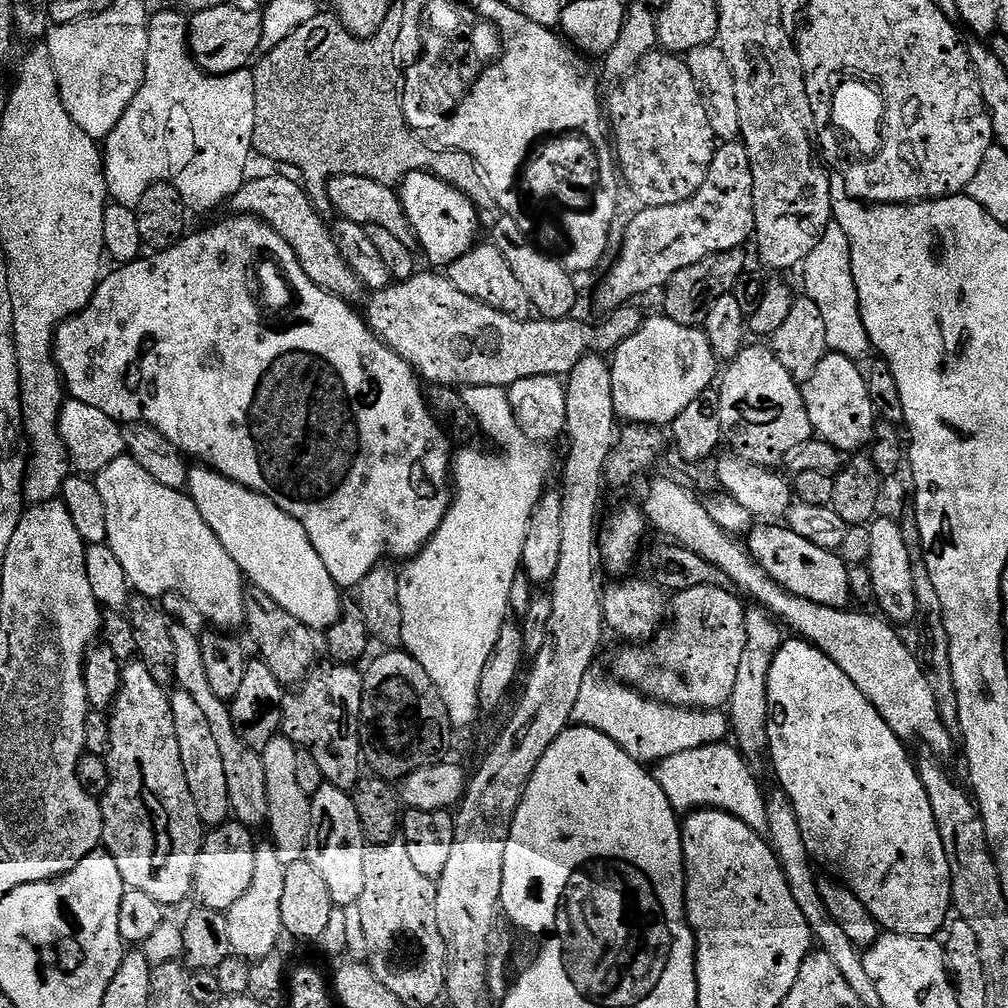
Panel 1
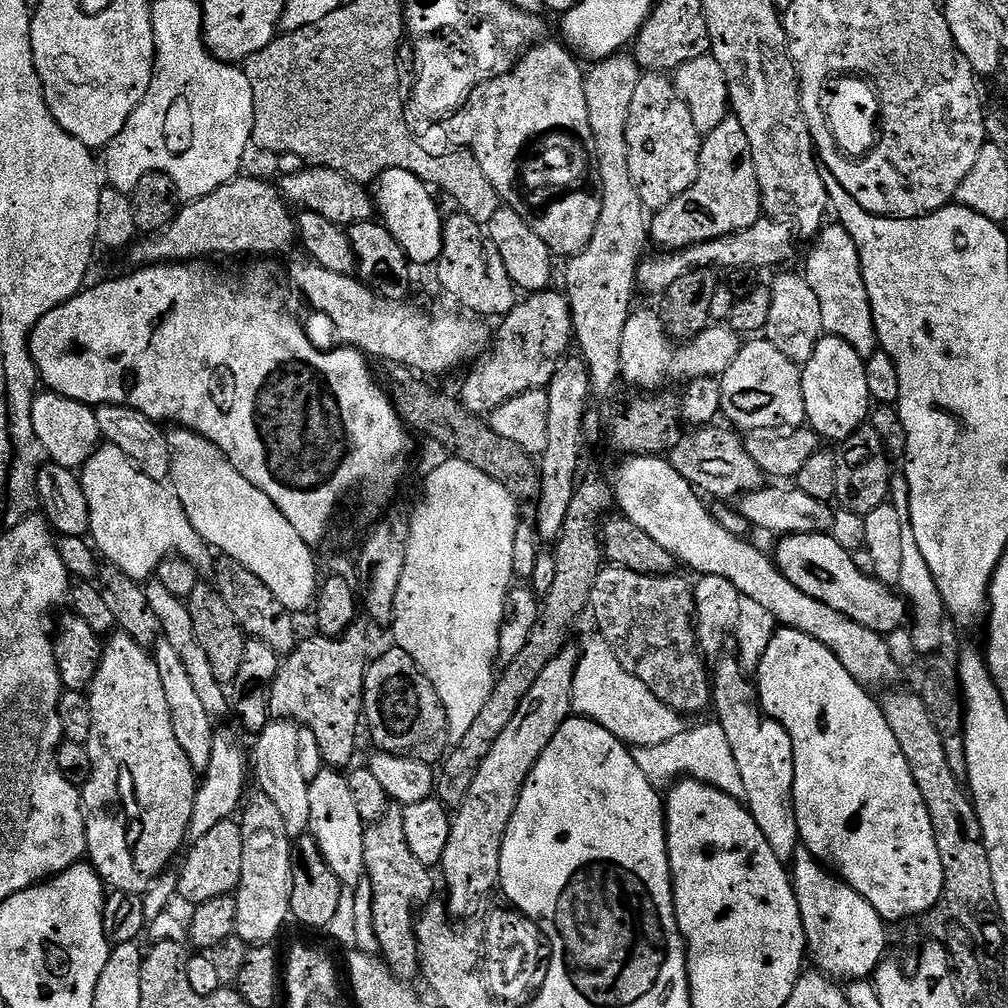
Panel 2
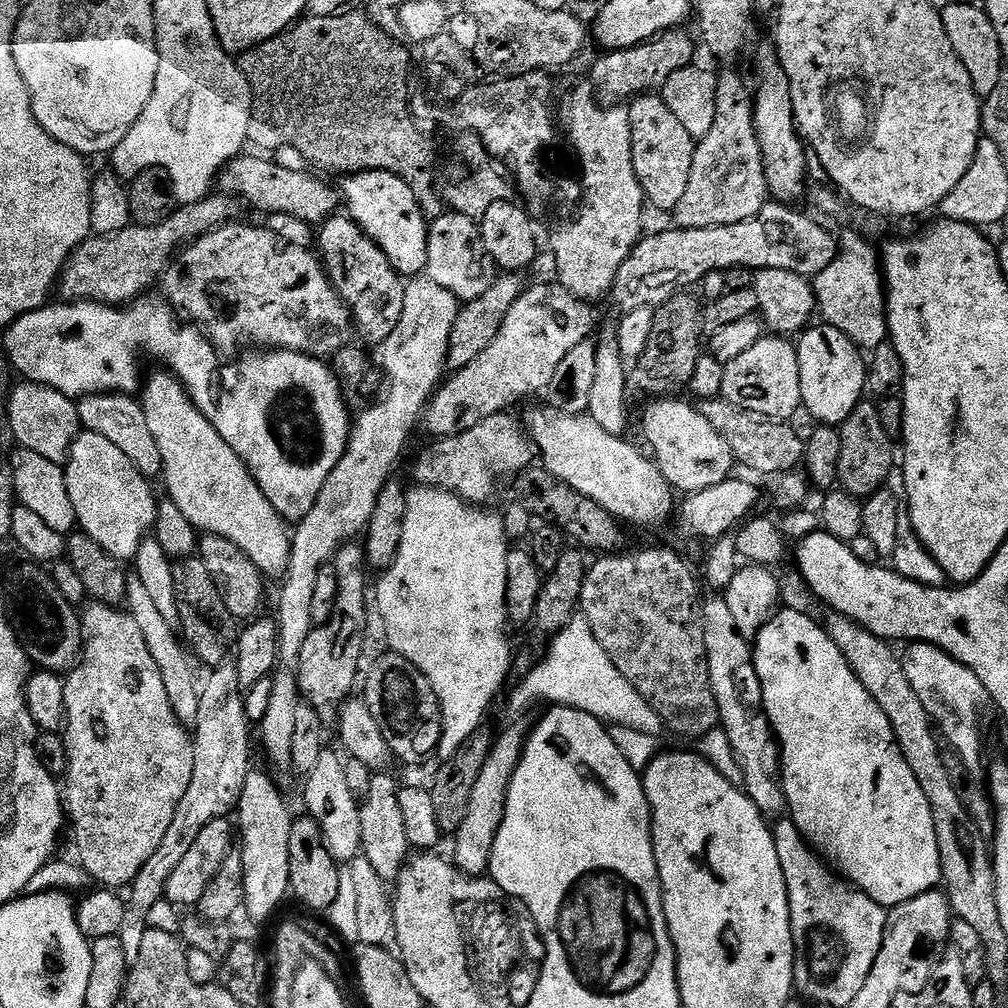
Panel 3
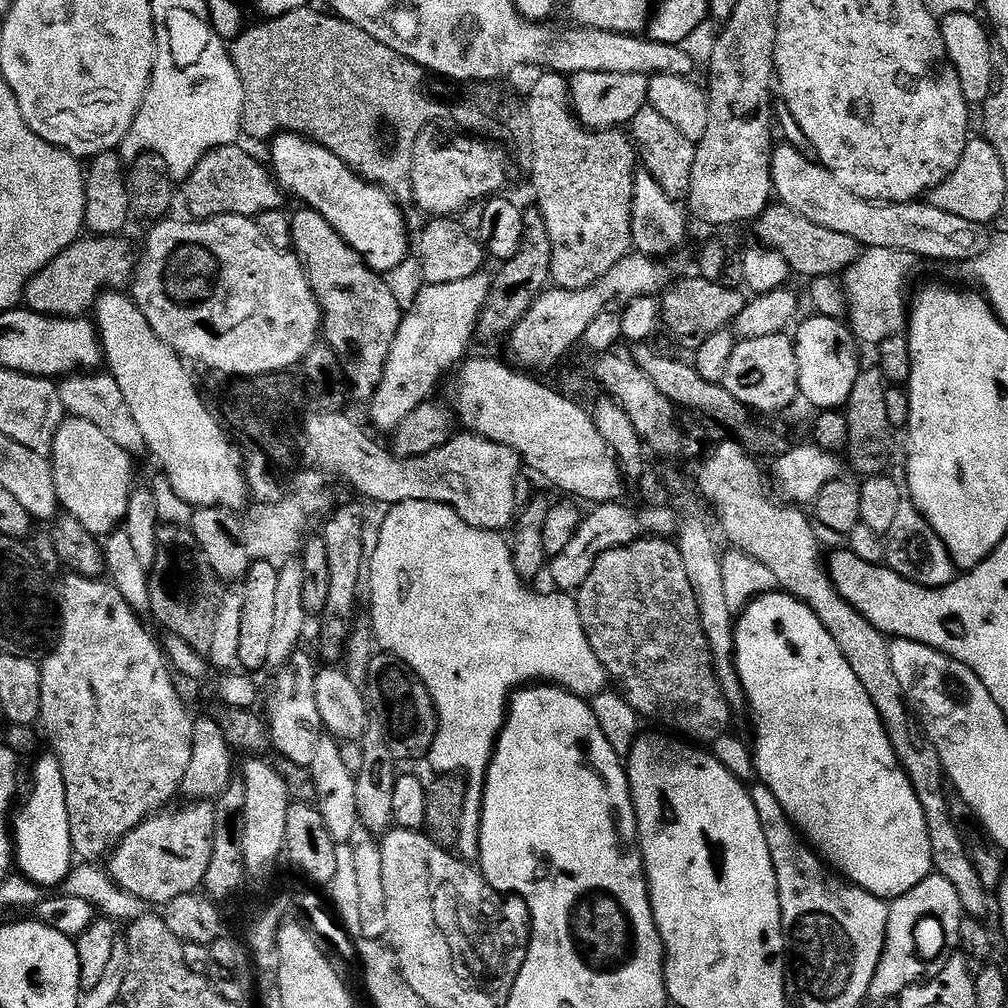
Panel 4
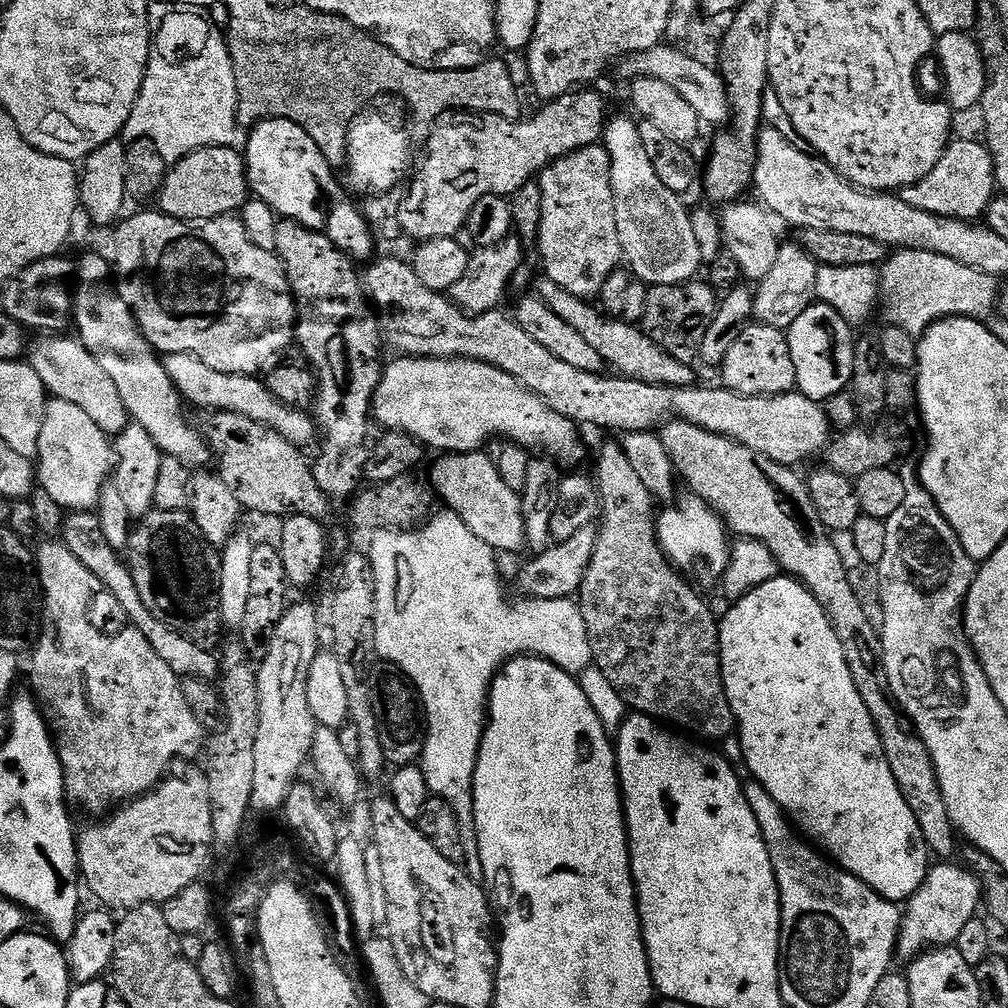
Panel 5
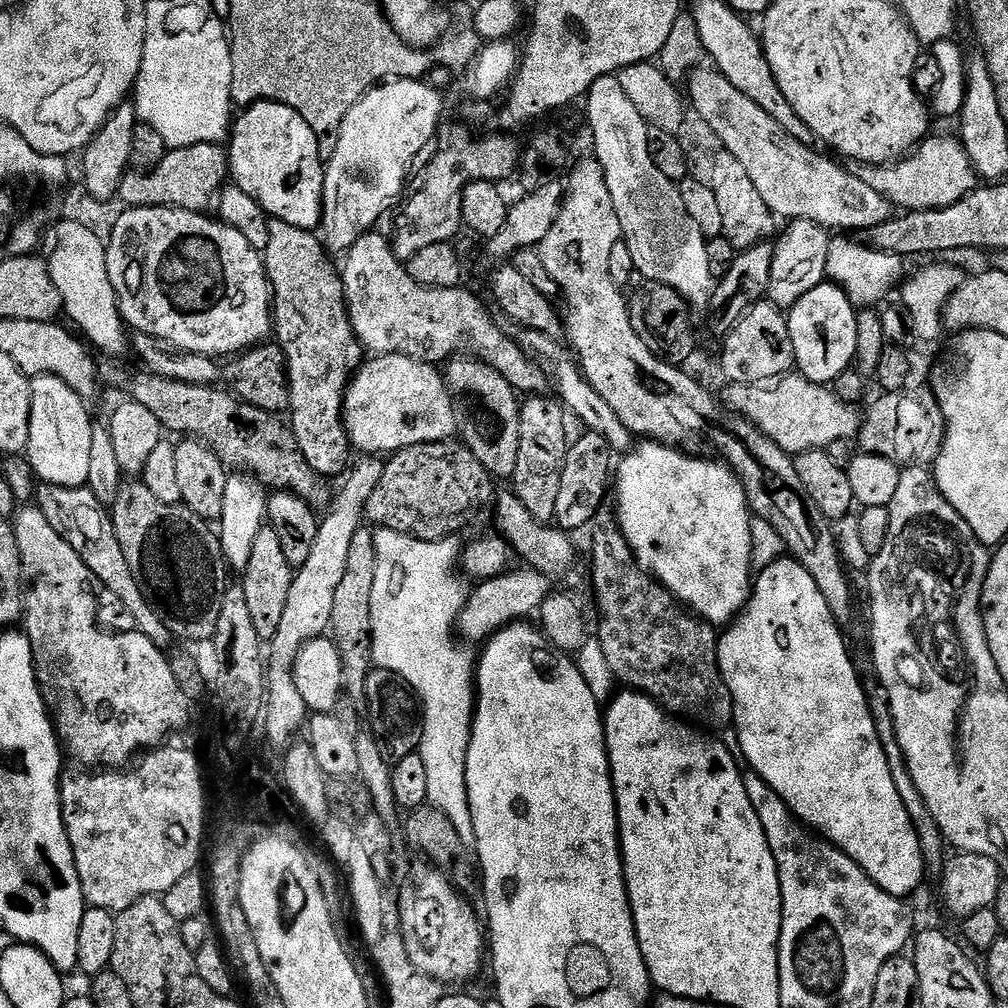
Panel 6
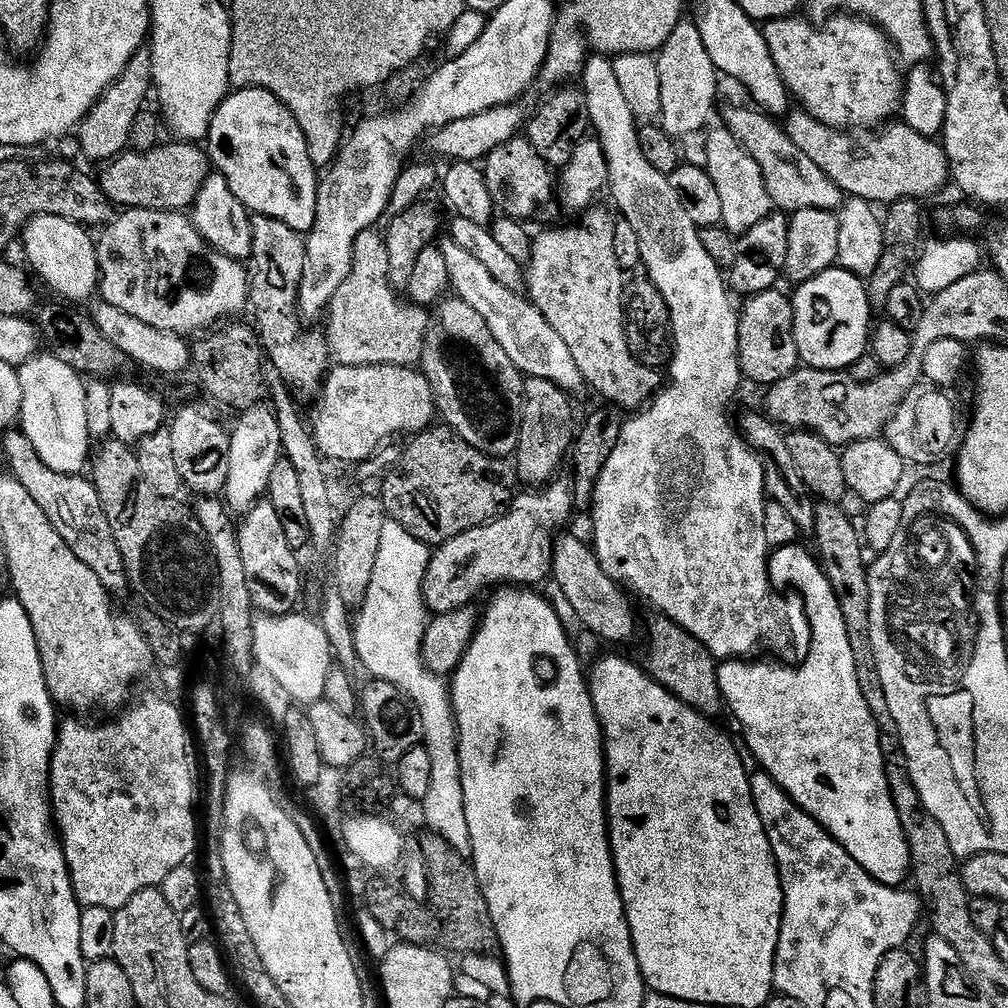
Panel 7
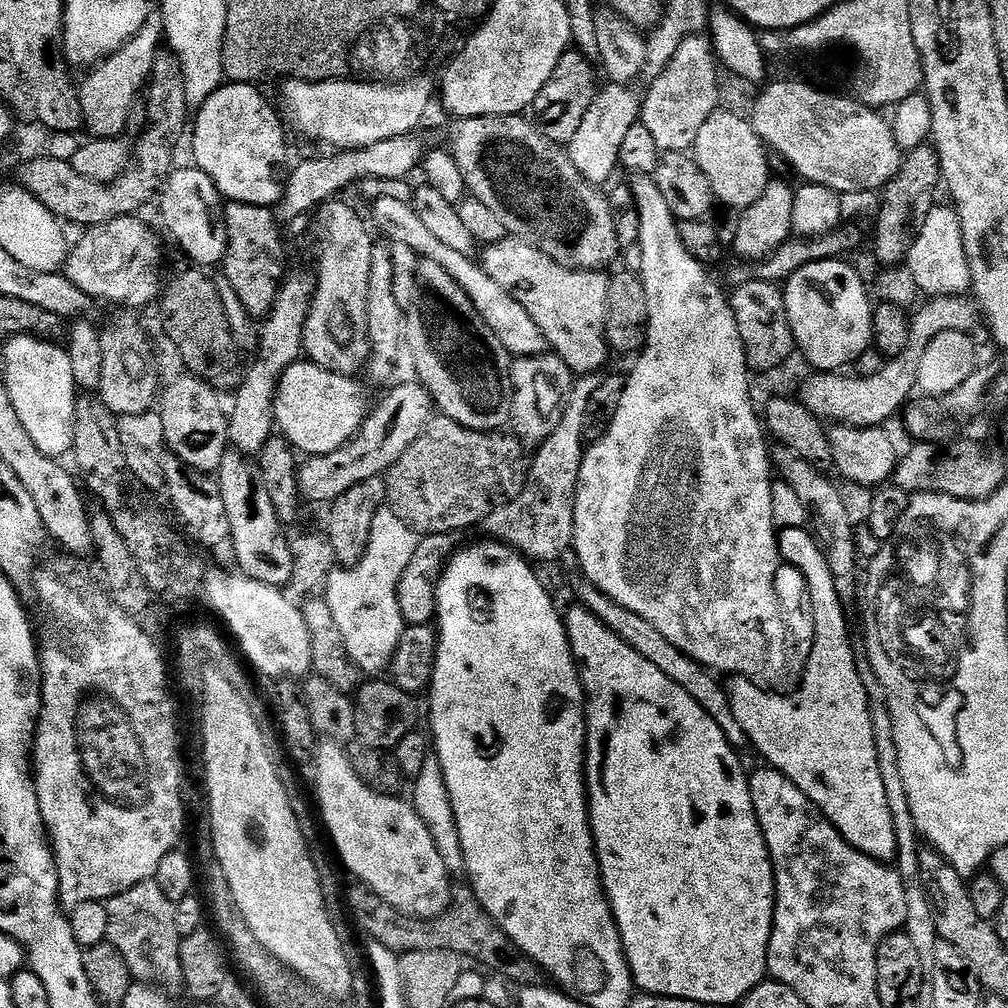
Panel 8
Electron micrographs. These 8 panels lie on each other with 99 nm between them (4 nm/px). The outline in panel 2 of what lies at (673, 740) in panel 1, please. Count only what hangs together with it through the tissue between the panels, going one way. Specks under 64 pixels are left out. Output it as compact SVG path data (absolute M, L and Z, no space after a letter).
M592 634L584 644L572 683L573 711L610 731L632 748L659 746L685 731L685 717L670 710L644 682L630 674L620 662L610 644L598 634Z

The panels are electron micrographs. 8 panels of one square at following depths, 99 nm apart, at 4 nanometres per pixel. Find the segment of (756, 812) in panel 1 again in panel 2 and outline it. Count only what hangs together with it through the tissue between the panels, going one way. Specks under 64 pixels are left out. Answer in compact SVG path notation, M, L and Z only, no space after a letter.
M715 722L700 724L697 728L687 727L679 736L659 746L636 748L632 757L634 762L638 762L638 770L642 770L642 774L646 774L646 778L650 778L658 790L667 790L673 784L691 778L700 780L703 784L713 784L735 800L744 800L742 773L738 771L738 762L734 762L730 742L726 742L726 730L722 730L722 726Z

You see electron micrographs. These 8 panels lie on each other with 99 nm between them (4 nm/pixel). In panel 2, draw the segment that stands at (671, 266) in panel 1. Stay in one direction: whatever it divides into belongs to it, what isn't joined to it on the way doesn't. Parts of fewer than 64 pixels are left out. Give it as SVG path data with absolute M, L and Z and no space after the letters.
M729 114L718 126L718 130L707 133L700 146L700 173L690 186L678 198L674 198L666 207L655 213L650 220L650 240L660 250L689 248L702 242L710 242L714 238L722 238L726 234L734 234L754 226L762 218L760 206L760 187L758 174L754 166L754 154L750 150L750 138L746 138L746 130L742 130L742 122L734 114Z

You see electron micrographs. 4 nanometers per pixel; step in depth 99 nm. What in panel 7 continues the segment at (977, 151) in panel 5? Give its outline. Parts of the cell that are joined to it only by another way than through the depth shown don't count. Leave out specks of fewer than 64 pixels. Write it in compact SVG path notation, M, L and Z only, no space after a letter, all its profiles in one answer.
M803 110L789 111L786 122L790 142L794 142L794 146L798 146L798 150L802 150L802 154L806 154L806 158L810 158L810 162L814 162L814 166L818 166L818 170L822 170L822 174L832 179L849 197L864 199L876 206L891 206L898 200L920 202L923 196L932 196L944 183L949 183L948 156L944 153L943 143L916 133L903 122L892 122L879 130L864 130L859 134L826 126Z

